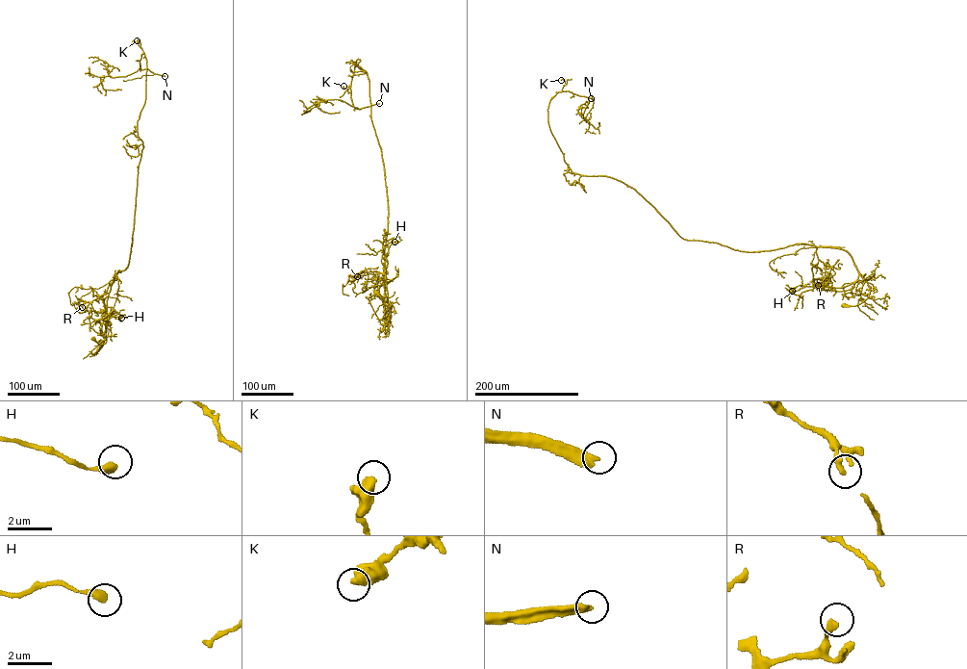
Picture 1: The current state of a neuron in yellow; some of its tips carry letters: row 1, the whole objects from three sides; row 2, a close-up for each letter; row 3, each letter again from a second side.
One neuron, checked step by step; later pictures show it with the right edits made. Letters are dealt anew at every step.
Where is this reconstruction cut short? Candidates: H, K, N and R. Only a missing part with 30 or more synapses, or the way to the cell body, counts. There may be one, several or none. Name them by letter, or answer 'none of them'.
N

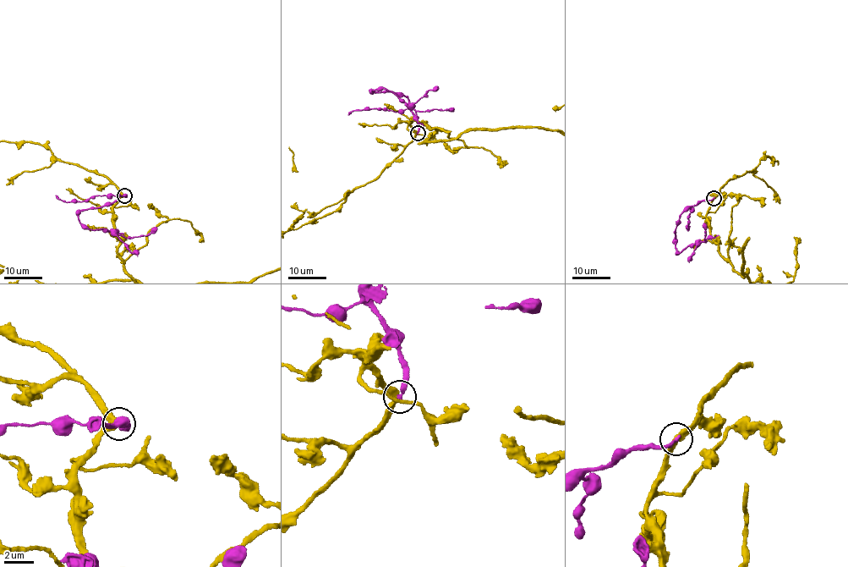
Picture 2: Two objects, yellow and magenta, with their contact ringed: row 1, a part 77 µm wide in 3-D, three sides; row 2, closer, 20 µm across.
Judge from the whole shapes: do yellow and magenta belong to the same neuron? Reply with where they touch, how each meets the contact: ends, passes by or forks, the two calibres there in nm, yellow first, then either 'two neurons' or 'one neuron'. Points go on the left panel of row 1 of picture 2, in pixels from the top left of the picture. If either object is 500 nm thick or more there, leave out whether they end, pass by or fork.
place (124, 195); yellow passes by; magenta ends; calibres 340 and 260 nm; two neurons

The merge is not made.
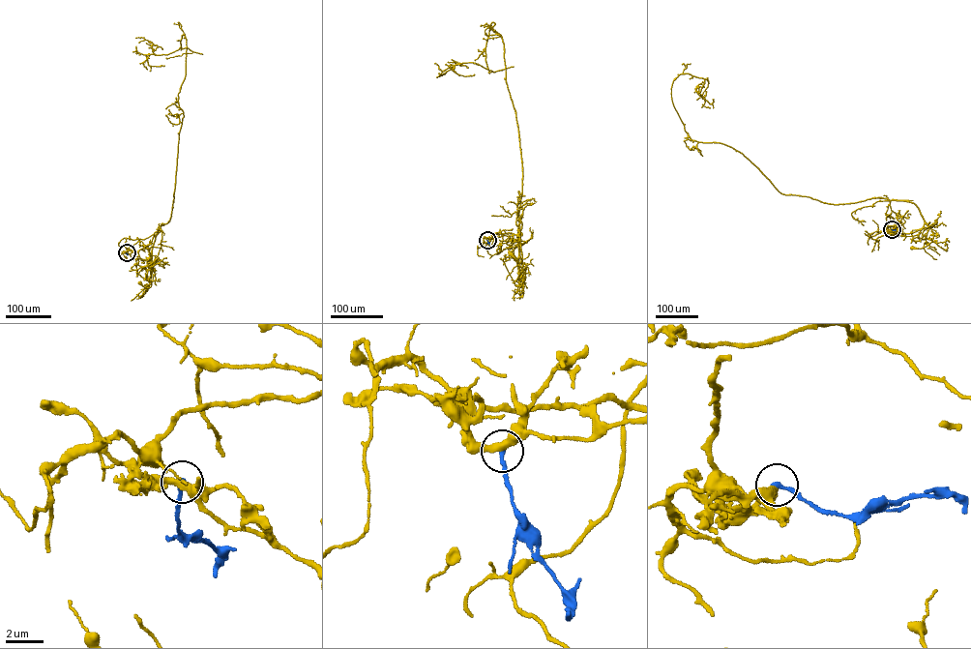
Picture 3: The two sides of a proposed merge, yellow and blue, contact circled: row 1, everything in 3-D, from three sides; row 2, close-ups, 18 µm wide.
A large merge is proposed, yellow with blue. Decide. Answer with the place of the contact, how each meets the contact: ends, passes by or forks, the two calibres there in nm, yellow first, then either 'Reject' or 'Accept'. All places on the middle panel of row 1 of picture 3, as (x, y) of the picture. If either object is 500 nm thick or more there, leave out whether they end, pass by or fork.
Place: (487, 240). At the ring yellow passes by. At the ring blue ends. Thickness 400 nm (yellow) against 280 nm. Reject

